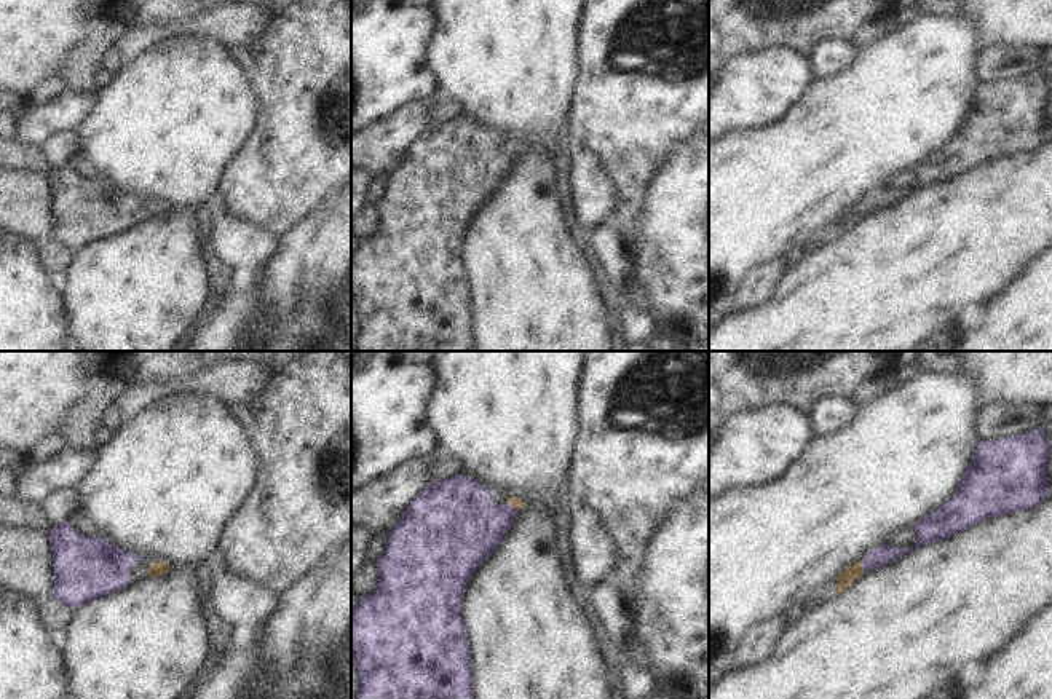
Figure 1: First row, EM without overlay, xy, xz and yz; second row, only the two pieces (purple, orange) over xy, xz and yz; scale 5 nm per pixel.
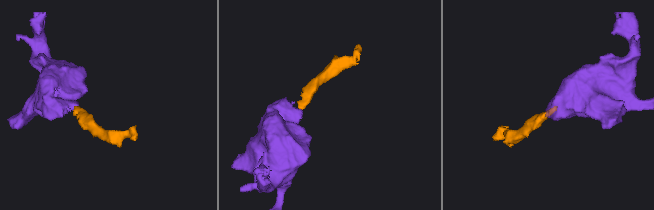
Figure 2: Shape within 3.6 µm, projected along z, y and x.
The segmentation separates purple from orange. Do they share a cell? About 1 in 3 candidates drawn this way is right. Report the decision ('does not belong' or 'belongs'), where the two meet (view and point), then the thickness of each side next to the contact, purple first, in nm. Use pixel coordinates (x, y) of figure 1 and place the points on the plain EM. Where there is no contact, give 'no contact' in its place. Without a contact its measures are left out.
belongs; contact xz (513, 149); calibres 340 and 50 nm

